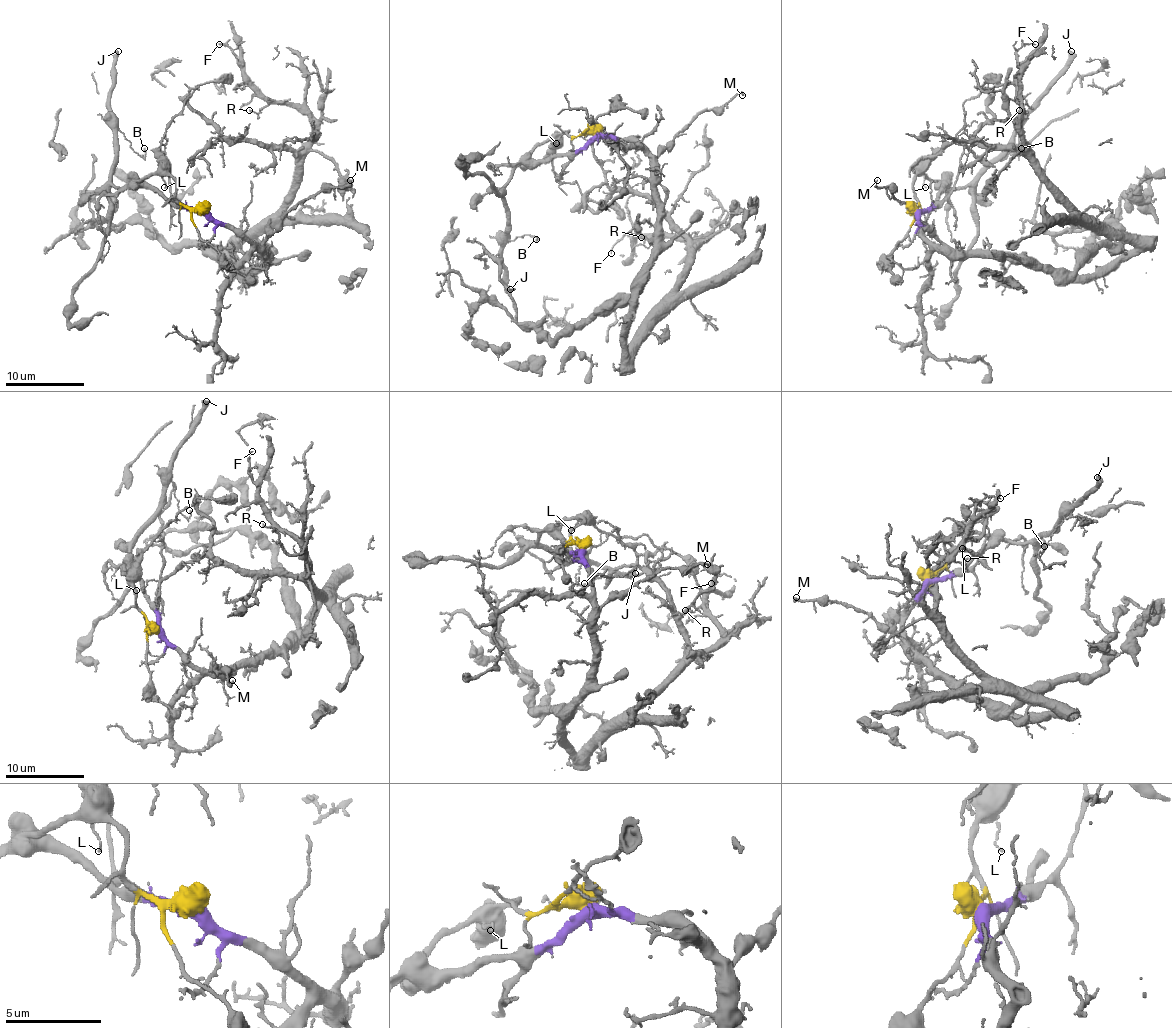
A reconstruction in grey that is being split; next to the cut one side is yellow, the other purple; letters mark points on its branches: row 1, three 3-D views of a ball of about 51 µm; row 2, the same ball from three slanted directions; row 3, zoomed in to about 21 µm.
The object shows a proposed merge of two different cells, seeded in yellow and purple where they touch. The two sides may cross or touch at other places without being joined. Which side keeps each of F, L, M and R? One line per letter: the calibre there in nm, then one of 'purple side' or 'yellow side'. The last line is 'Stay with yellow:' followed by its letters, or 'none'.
F: 100 nm | purple side
L: 70 nm | yellow side
M: 240 nm | purple side
R: 130 nm | purple side
Stay with yellow: L

